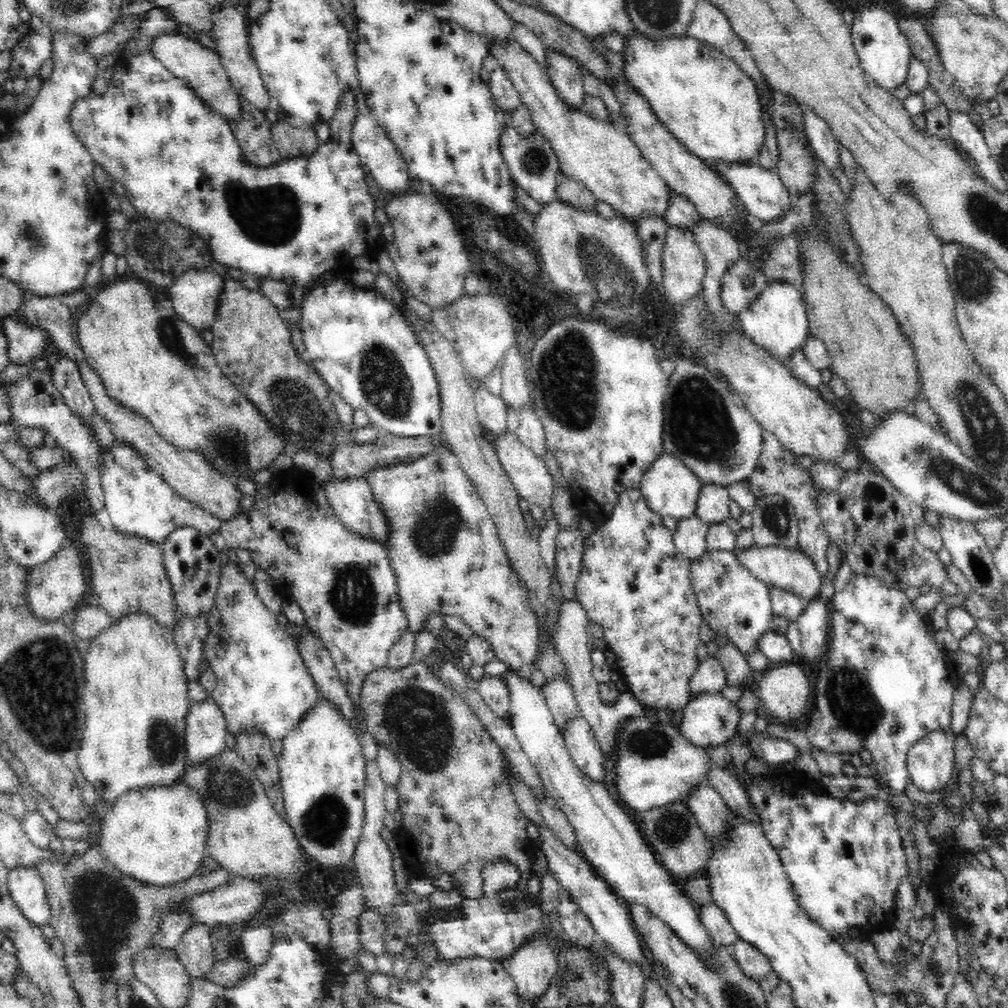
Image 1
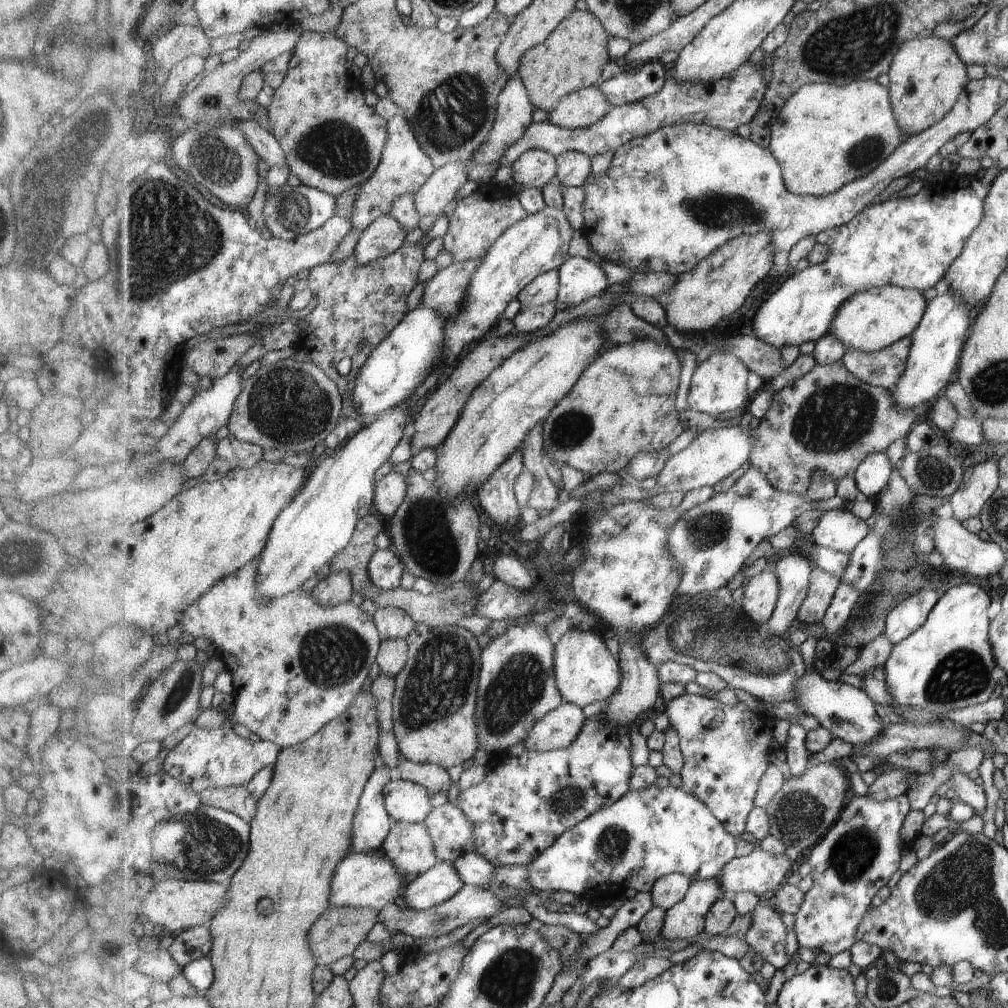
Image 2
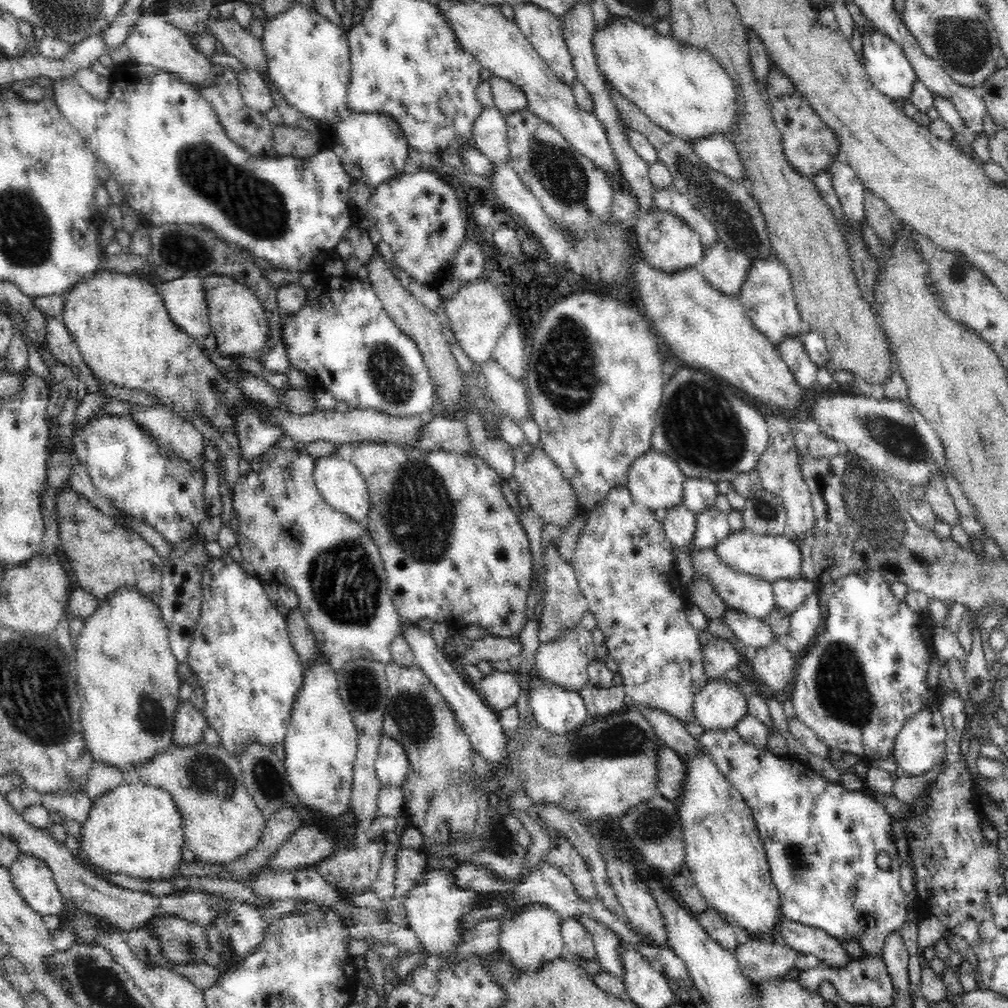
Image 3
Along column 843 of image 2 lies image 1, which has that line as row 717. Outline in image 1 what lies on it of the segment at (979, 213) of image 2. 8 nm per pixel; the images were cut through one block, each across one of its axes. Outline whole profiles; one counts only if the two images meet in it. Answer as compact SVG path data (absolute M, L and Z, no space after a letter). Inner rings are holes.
M233 559L222 567L215 603L207 615L209 633L204 642L202 656L205 656L209 668L213 668L217 675L211 700L225 713L227 732L235 736L242 730L254 728L270 740L283 740L302 722L306 713L316 706L321 696L294 638L286 631L285 626L278 623L276 615L262 603L254 582L246 579L240 564Z

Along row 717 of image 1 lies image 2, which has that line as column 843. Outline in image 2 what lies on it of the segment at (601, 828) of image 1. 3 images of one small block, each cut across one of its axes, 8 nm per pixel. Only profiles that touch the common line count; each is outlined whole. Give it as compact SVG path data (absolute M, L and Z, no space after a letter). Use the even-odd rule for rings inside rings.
M850 508L829 509L827 514L821 516L819 526L813 530L812 538L814 544L851 554L857 548L857 545L869 536L869 532L871 530L869 530L867 522L855 516Z

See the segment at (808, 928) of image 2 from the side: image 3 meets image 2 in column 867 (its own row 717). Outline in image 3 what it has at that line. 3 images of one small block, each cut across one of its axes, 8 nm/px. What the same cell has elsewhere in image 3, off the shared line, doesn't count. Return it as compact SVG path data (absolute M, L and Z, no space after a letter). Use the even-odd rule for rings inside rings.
M869 570L860 571L859 573L850 573L849 575L838 578L834 581L834 592L827 601L828 616L824 622L824 630L818 634L813 645L808 649L808 652L803 656L799 663L799 668L796 673L794 682L794 692L792 692L792 701L796 710L796 718L804 723L806 727L814 731L814 734L830 748L840 748L843 752L849 751L850 754L868 759L888 758L893 753L894 745L897 742L897 736L904 728L905 724L909 722L913 716L919 714L920 711L925 710L926 707L938 704L938 694L941 692L940 687L928 686L926 678L928 678L928 668L930 668L930 658L934 658L935 652L933 649L932 623L927 621L925 612L914 611L908 607L906 600L899 600L894 597L892 590L890 590L890 582L882 576L881 572Z

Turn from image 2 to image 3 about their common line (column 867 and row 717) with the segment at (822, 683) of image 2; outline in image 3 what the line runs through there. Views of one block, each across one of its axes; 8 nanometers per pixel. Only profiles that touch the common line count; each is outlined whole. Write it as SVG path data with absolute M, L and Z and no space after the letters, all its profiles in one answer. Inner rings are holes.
M728 679L708 682L696 693L691 714L705 731L729 731L736 728L738 722L748 715L747 697L747 692Z

